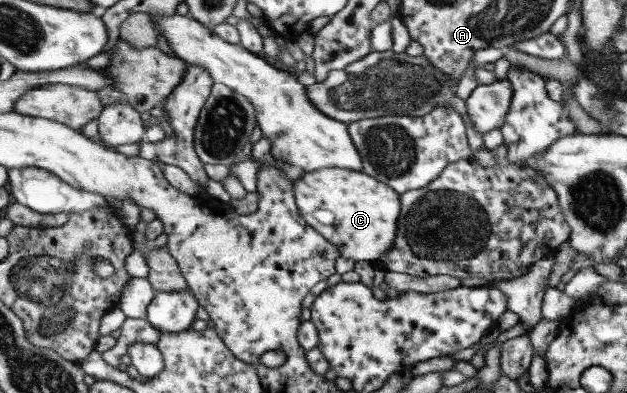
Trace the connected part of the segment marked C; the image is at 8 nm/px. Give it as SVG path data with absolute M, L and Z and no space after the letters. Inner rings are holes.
M324 168L304 172L294 185L297 193L297 205L306 221L314 226L328 241L333 242L341 250L341 255L354 261L372 262L382 259L392 251L398 235L398 225L402 216L401 193L396 192L390 185L378 181L363 171L342 168Z

